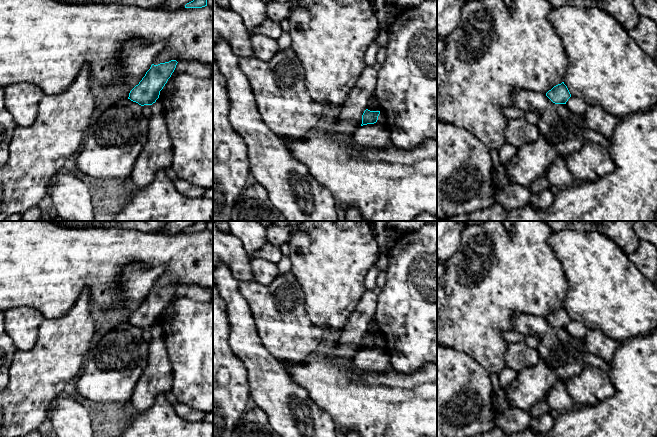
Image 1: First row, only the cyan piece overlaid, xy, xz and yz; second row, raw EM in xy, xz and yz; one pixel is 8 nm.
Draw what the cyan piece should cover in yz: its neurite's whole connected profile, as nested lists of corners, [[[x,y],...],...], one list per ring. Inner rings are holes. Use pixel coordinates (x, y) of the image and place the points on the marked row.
[[[562,82],[549,90],[546,96],[555,104],[566,104],[571,94],[567,86]]]

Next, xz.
[[[366,109],[362,115],[361,126],[376,123],[378,120],[379,114],[380,114],[380,111],[370,111]]]

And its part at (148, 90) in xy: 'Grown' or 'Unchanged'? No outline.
Unchanged

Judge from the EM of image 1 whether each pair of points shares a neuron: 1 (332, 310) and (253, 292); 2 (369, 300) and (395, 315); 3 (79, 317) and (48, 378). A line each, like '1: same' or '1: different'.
1: different
2: different
3: same

